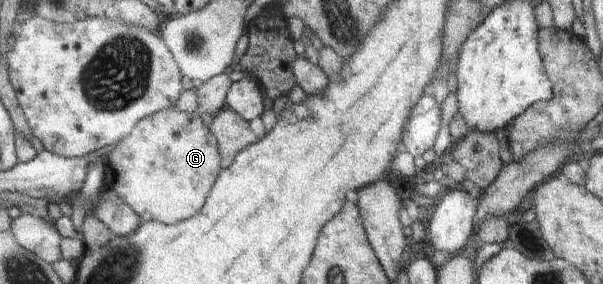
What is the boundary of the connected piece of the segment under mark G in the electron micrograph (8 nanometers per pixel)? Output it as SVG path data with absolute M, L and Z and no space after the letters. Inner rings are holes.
M226 74L219 75L219 77L212 77L209 79L209 81L202 83L197 88L199 105L198 111L184 112L177 108L169 108L147 116L144 120L141 120L140 123L136 125L135 129L124 140L121 140L109 153L109 160L106 166L106 185L98 194L98 201L96 202L96 205L100 202L100 197L102 196L103 192L111 191L115 193L117 197L123 198L131 206L131 209L133 209L133 211L141 218L142 222L161 221L161 223L179 223L179 221L183 221L183 219L189 219L189 217L195 217L197 213L201 213L201 209L203 209L203 205L205 205L205 201L207 201L207 197L209 197L209 193L211 193L211 189L213 189L213 186L216 184L216 179L220 176L220 173L224 167L222 165L222 157L218 139L212 130L207 127L205 123L203 123L200 113L207 113L207 115L214 117L221 110L225 109L225 107L228 107L227 96L231 84L232 82L229 81Z

